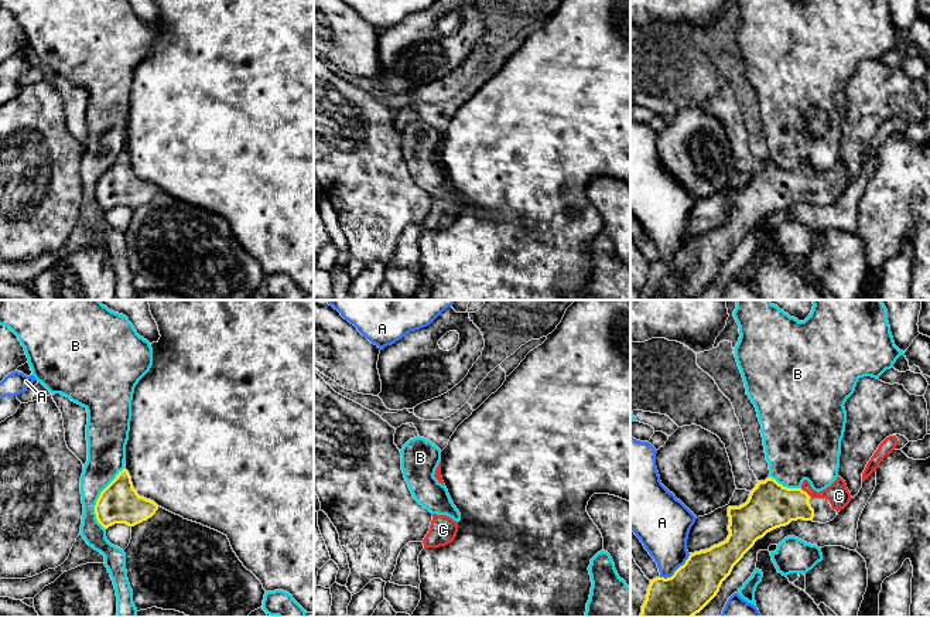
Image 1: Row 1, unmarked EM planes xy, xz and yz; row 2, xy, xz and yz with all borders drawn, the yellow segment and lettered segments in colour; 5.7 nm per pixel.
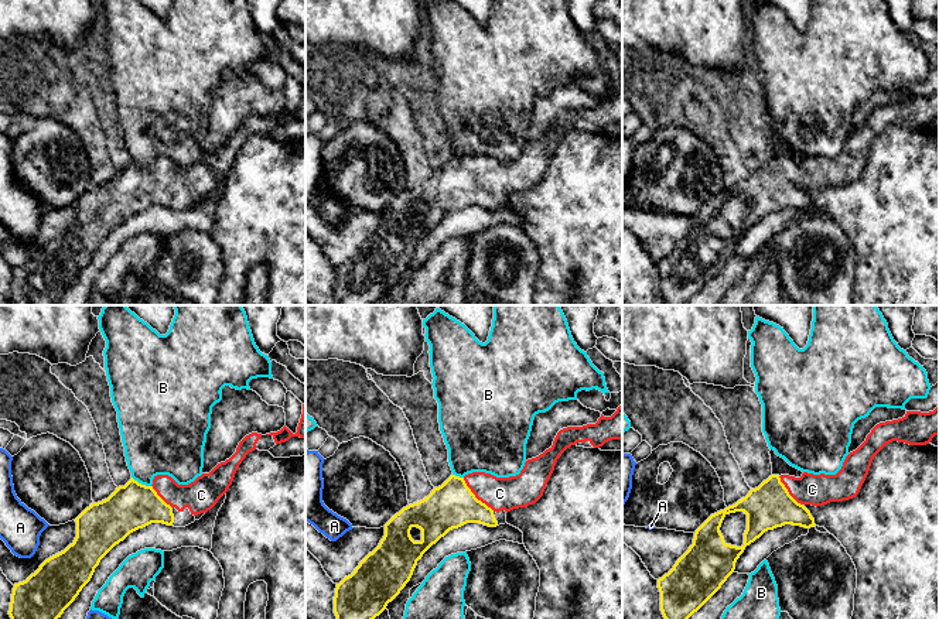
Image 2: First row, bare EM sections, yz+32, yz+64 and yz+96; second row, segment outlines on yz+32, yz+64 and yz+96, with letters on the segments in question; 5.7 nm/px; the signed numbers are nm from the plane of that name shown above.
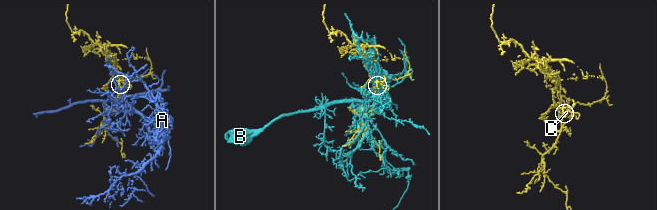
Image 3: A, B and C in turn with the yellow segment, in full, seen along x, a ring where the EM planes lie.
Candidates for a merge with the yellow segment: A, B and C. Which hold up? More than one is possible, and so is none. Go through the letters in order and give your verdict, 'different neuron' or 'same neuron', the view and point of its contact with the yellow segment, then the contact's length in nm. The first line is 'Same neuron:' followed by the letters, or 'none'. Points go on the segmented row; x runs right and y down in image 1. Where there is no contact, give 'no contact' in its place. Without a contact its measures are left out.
Same neuron: C
A: different neuron; meets yellow in yz at (676, 571); contact 220 nm long
B: different neuron; meets yellow in xy at (98, 498); contact 380 nm long
C: same neuron; meets yellow in yz at (804, 491); contact 80 nm long

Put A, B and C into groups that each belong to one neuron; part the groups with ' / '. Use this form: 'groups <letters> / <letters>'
groups A / B / C

